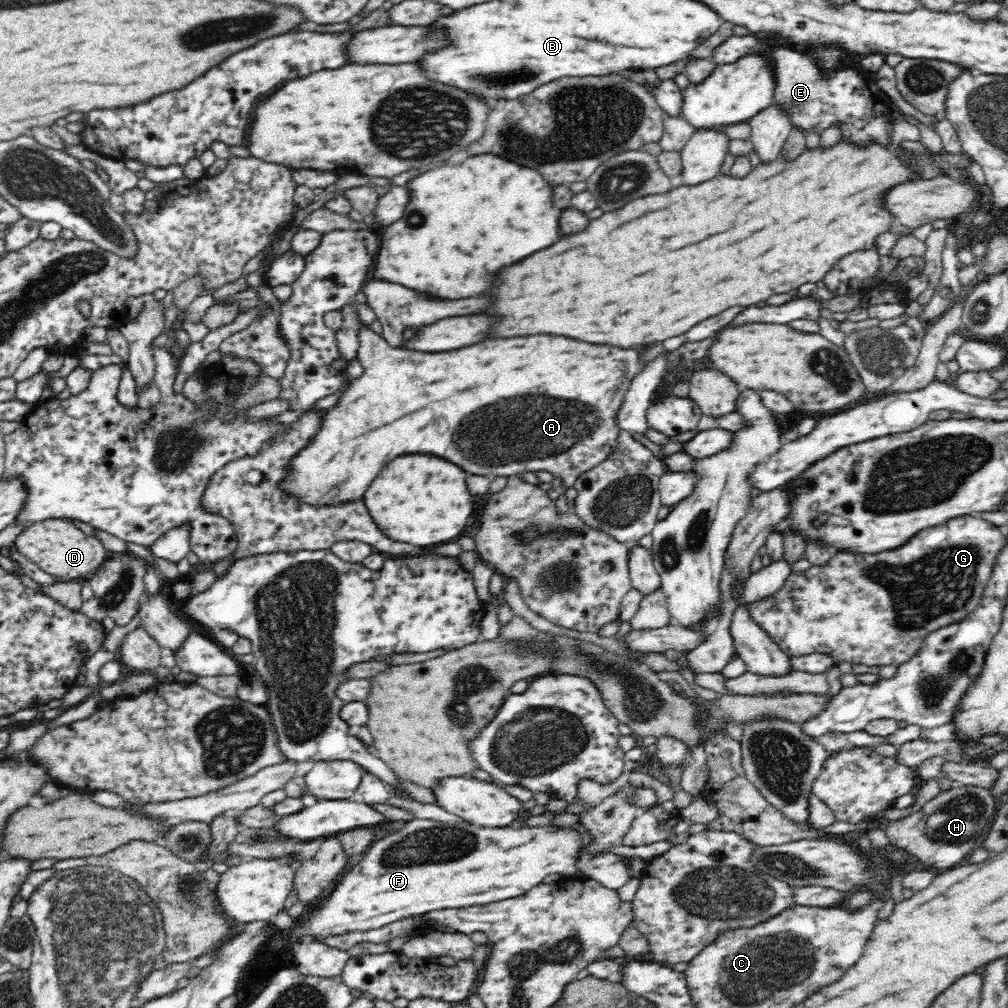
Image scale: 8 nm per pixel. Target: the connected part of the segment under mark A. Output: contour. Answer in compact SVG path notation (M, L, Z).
M358 318L358 340L357 359L364 368L362 376L352 381L349 388L344 392L342 400L328 411L320 432L316 434L314 441L304 447L292 460L292 470L283 482L283 488L289 494L295 494L297 498L312 506L320 506L320 504L330 506L330 504L336 504L336 502L342 502L342 500L360 498L368 490L370 482L378 476L378 472L392 458L402 456L402 454L422 452L422 454L436 454L436 456L448 458L450 462L456 462L458 466L462 466L466 472L480 474L480 476L509 477L512 475L520 476L526 472L546 471L554 478L561 479L562 493L555 500L555 505L560 512L570 511L572 509L568 507L566 491L575 485L580 474L604 462L606 456L616 448L618 436L621 434L619 427L616 425L616 416L624 401L624 394L628 392L632 378L643 370L640 366L640 360L638 360L640 352L634 350L634 348L620 350L620 348L614 348L614 346L592 346L588 342L578 342L578 340L572 340L572 338L556 338L556 336L548 336L548 334L524 336L524 338L484 340L480 344L466 346L466 348L460 348L460 350L428 354L428 352L414 352L414 350L404 350L404 348L390 348L388 341L382 334L374 332L370 324L363 323Z

